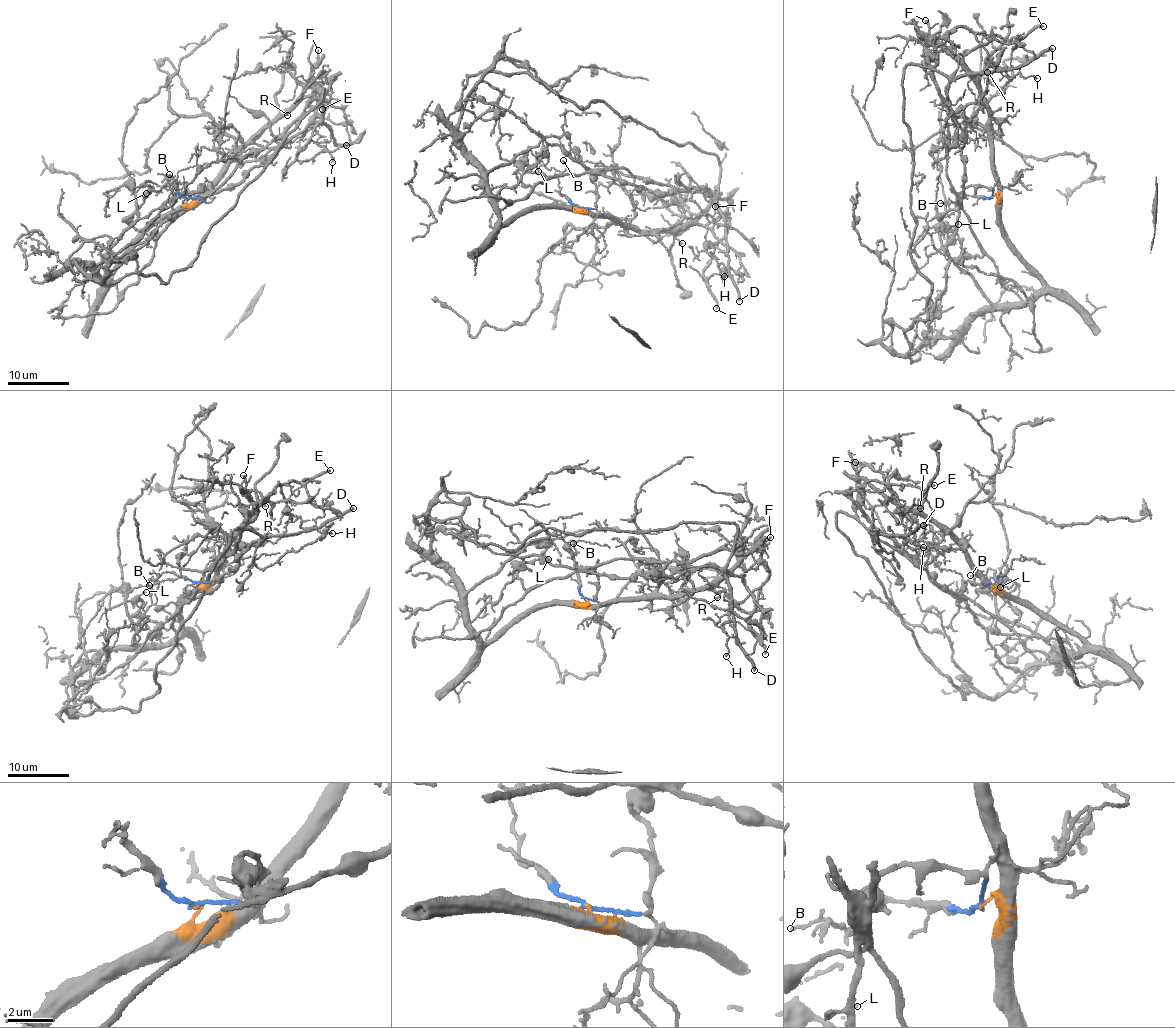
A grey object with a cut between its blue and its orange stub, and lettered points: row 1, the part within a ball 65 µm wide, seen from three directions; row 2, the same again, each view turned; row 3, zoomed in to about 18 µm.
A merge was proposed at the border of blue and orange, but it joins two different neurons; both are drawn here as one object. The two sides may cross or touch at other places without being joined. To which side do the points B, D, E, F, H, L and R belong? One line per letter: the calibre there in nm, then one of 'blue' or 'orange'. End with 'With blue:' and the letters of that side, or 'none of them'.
B: calibre 130 nm; blue
D: calibre 340 nm; orange
E: calibre 240 nm; blue
F: calibre 200 nm; orange
H: calibre 130 nm; blue
L: calibre 110 nm; orange
R: calibre 170 nm; orange
With blue: B, E, H

